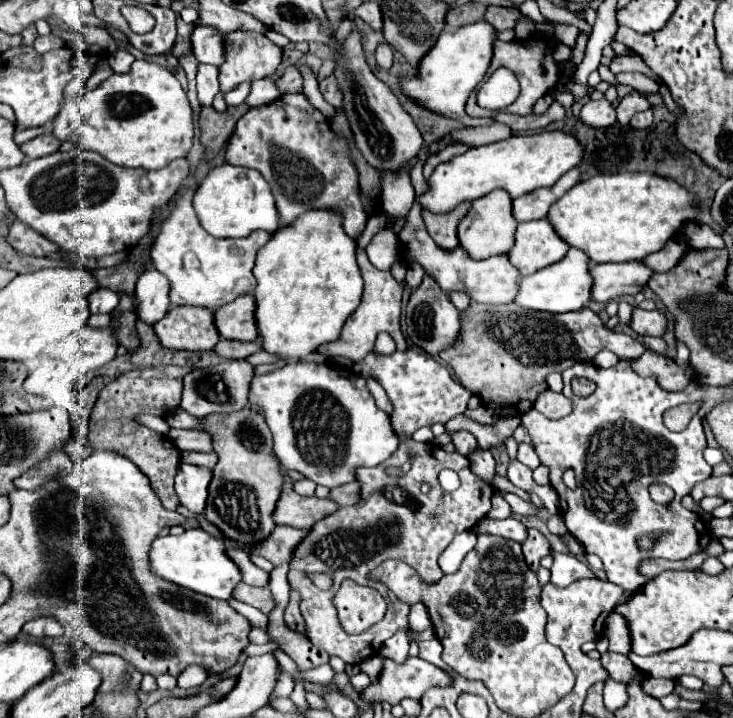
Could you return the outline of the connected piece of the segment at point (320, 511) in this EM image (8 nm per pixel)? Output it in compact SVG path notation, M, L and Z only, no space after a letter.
M285 475L283 491L277 501L273 521L277 525L291 525L297 529L311 529L315 521L337 511L337 503L319 497L301 497L293 491L293 481Z

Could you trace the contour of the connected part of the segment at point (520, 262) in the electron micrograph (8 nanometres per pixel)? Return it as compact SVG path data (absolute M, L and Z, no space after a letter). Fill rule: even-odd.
M541 219L519 223L515 245L507 251L507 257L519 269L519 275L525 277L563 259L567 249L569 245L559 239L545 219Z

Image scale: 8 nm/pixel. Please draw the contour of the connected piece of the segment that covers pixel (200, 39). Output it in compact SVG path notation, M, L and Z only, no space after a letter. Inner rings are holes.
M195 27L191 33L191 51L199 63L219 67L223 63L223 33L215 27Z

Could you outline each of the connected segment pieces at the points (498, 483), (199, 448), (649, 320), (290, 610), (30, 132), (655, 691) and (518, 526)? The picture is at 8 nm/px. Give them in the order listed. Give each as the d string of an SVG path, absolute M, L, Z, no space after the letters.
M496 474L493 481L493 487L495 489L498 489L502 494L506 492L511 492L518 495L519 497L522 497L525 501L531 503L530 495L522 489L515 487L515 485L513 485L507 477Z
M171 429L169 437L177 445L179 451L197 451L197 453L209 453L213 451L211 447L211 437L205 431L185 431L185 429Z
M633 309L633 321L631 327L633 331L637 331L639 335L655 335L661 337L667 329L667 317L663 311L655 309L655 311L643 311L643 309Z
M291 591L291 603L287 605L287 609L285 609L285 623L291 627L291 629L295 629L295 631L299 631L301 635L305 635L305 631L303 631L303 617L299 615L299 597Z
M45 127L17 130L14 140L22 140L22 144L45 132Z
M647 677L641 687L643 687L643 691L647 691L649 695L655 695L657 699L661 699L661 697L673 693L675 681L671 681L671 679L653 679L653 677Z
M503 519L503 521L479 521L473 527L475 533L489 533L489 535L499 535L499 537L507 537L507 539L515 539L519 543L523 543L523 539L527 539L527 527L523 521L519 519Z

